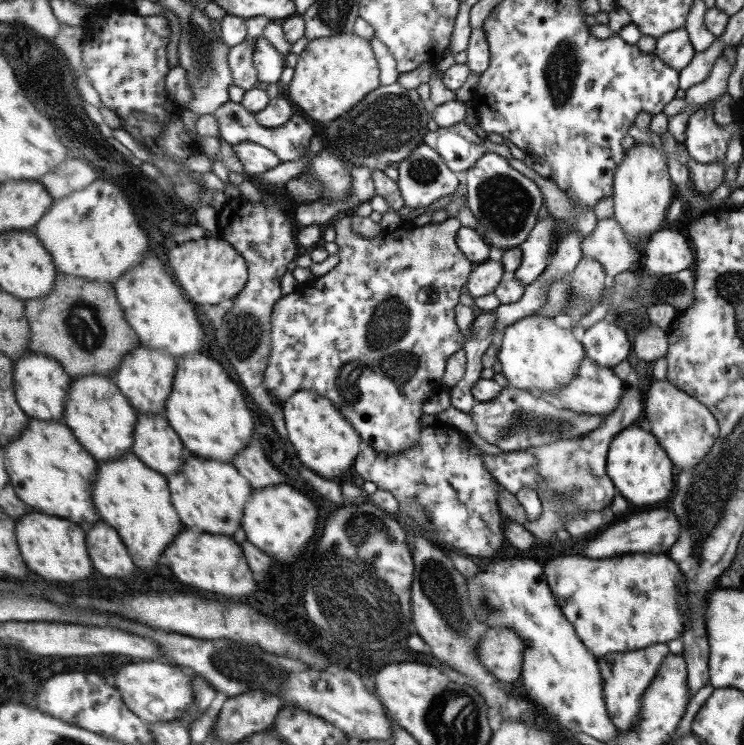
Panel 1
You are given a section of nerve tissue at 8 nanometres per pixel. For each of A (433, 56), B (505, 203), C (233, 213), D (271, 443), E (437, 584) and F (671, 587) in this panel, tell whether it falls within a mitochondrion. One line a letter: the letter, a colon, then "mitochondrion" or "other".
A: other
B: mitochondrion
C: other
D: other
E: mitochondrion
F: other

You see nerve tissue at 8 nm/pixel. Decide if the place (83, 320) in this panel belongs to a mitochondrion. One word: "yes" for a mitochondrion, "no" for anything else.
yes

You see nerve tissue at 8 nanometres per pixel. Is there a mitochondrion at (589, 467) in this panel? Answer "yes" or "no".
yes

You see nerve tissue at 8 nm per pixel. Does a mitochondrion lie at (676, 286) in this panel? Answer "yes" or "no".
yes

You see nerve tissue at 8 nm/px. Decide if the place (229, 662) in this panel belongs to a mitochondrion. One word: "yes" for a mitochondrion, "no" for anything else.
yes

